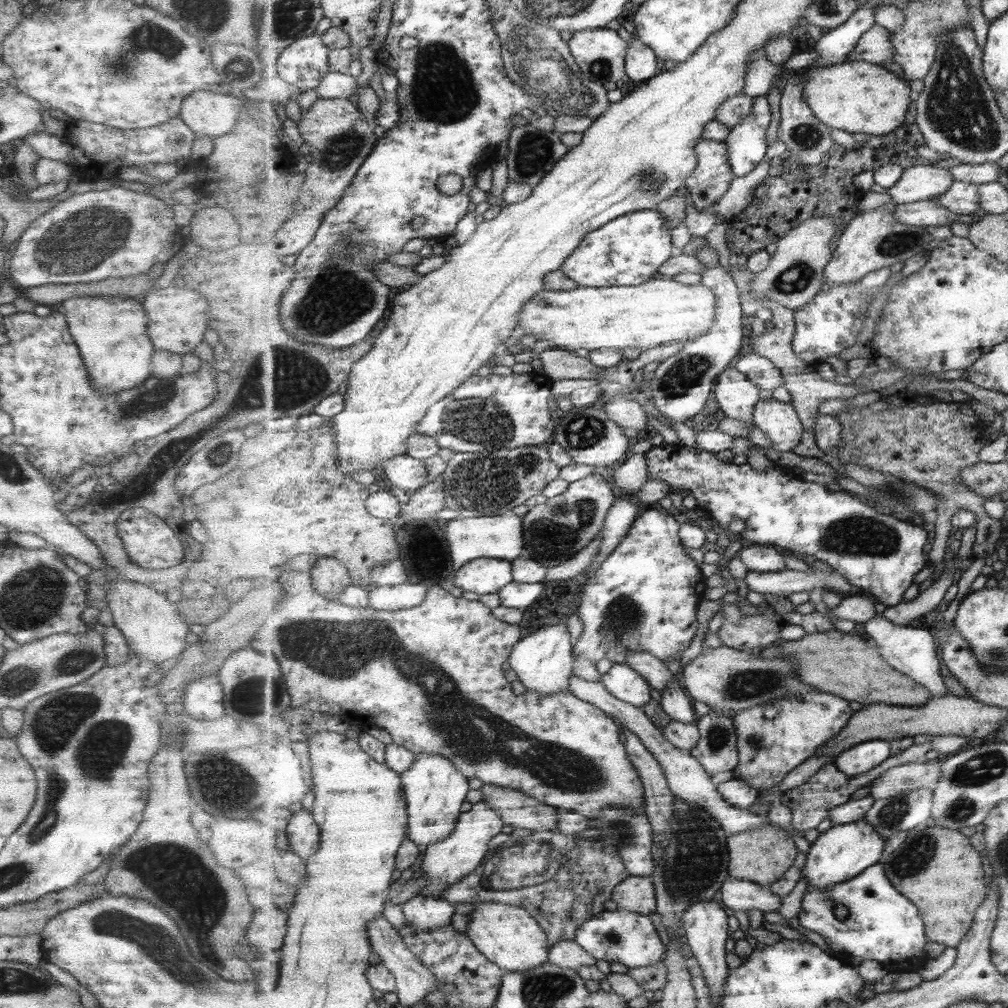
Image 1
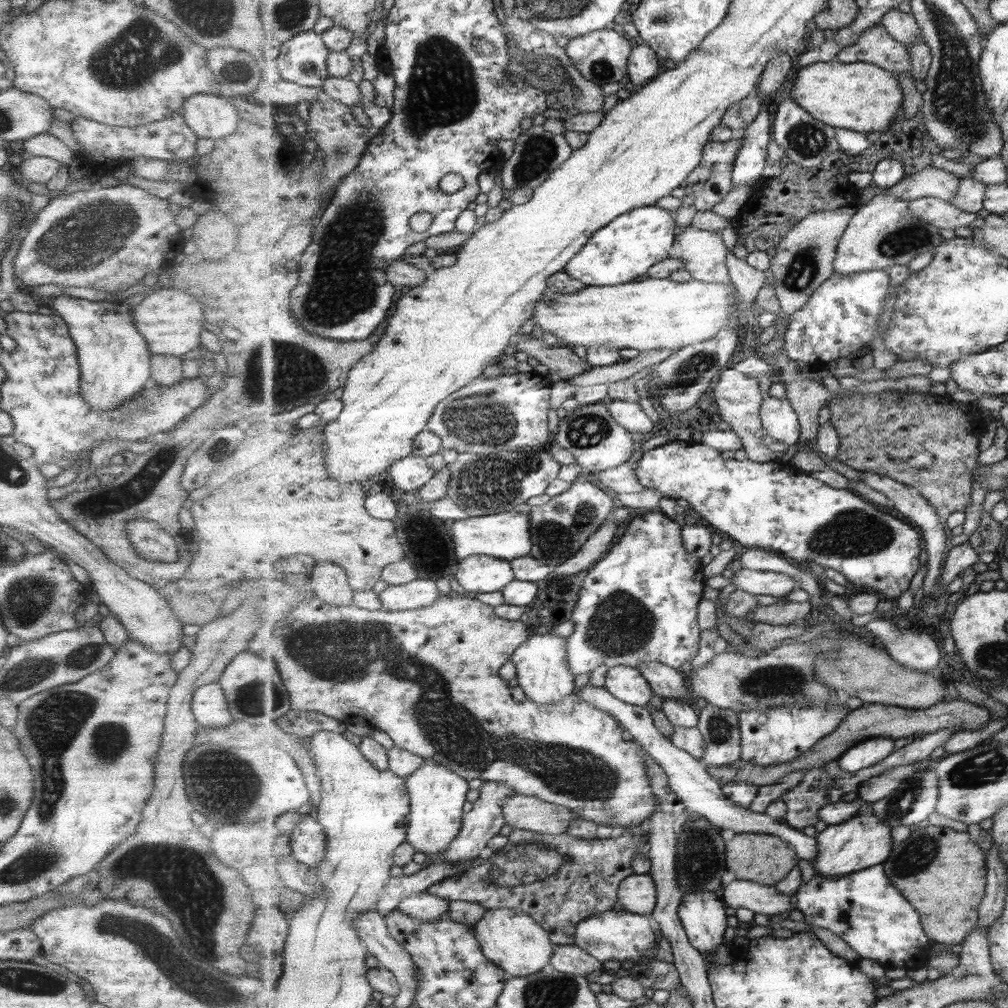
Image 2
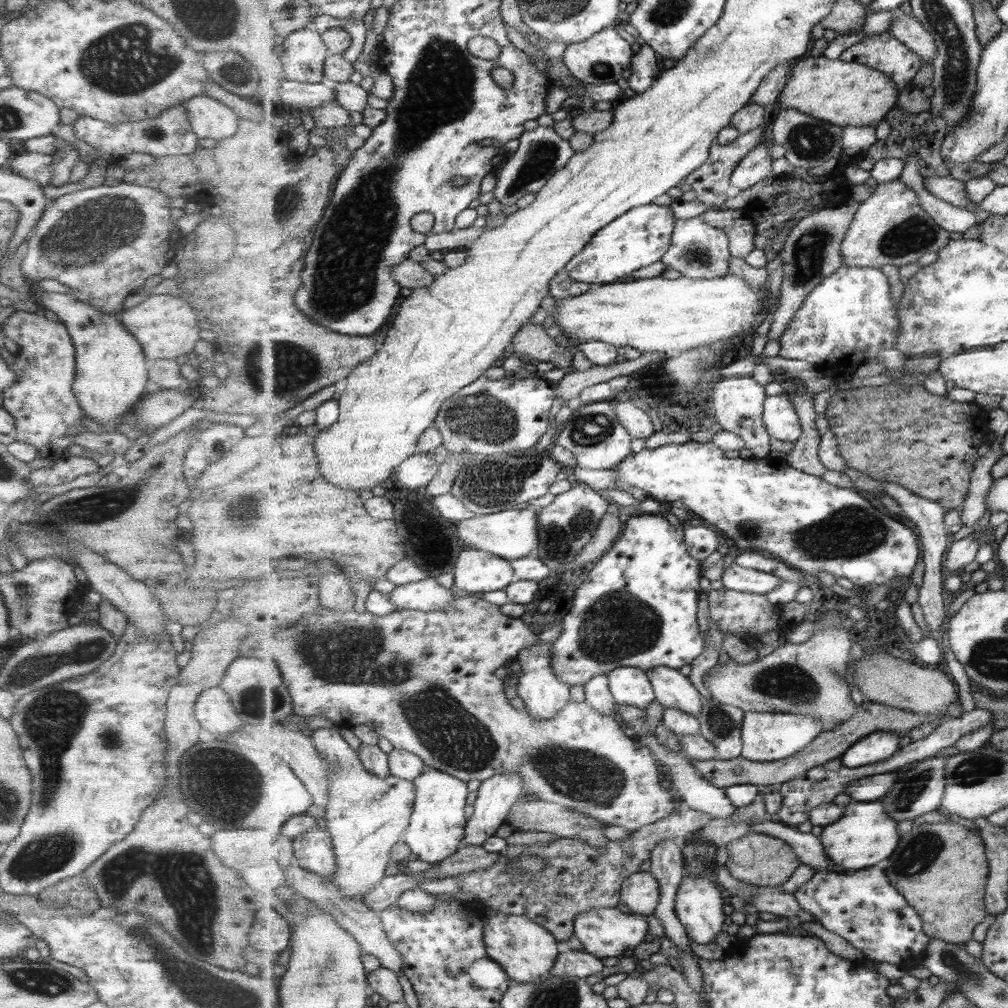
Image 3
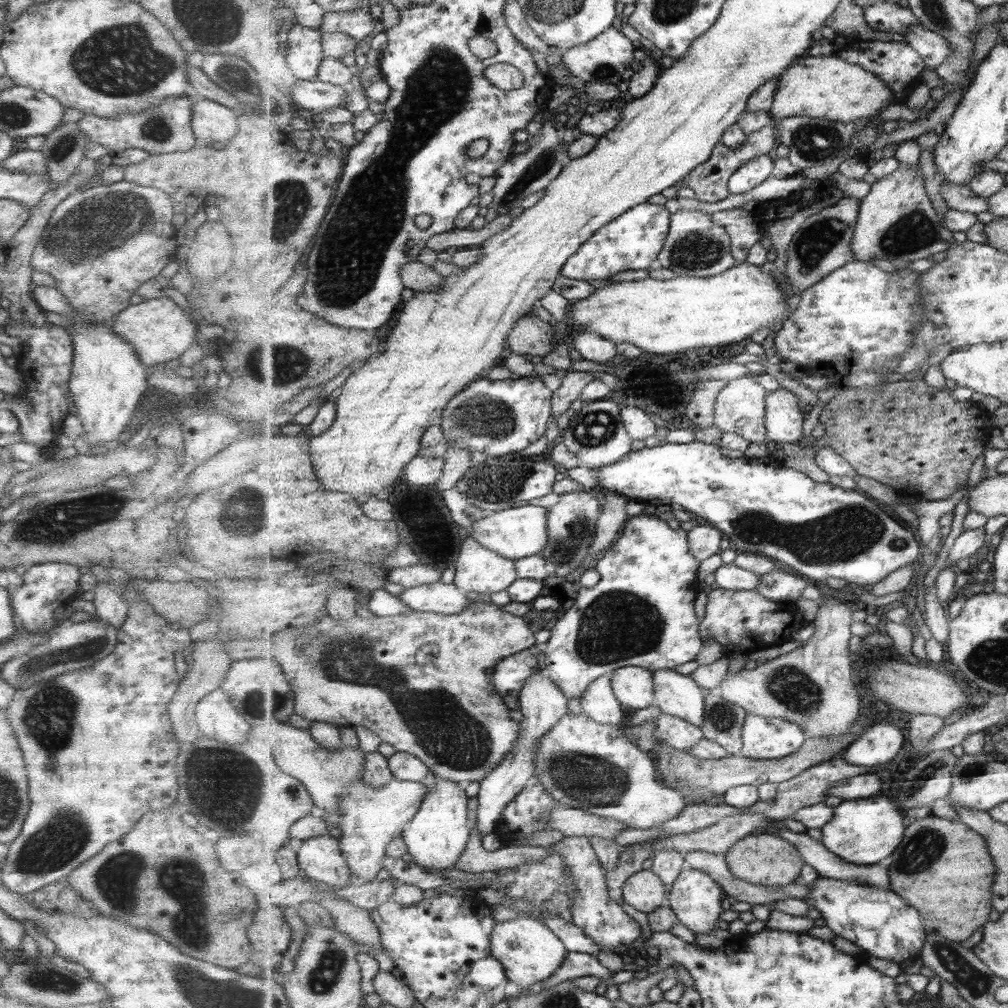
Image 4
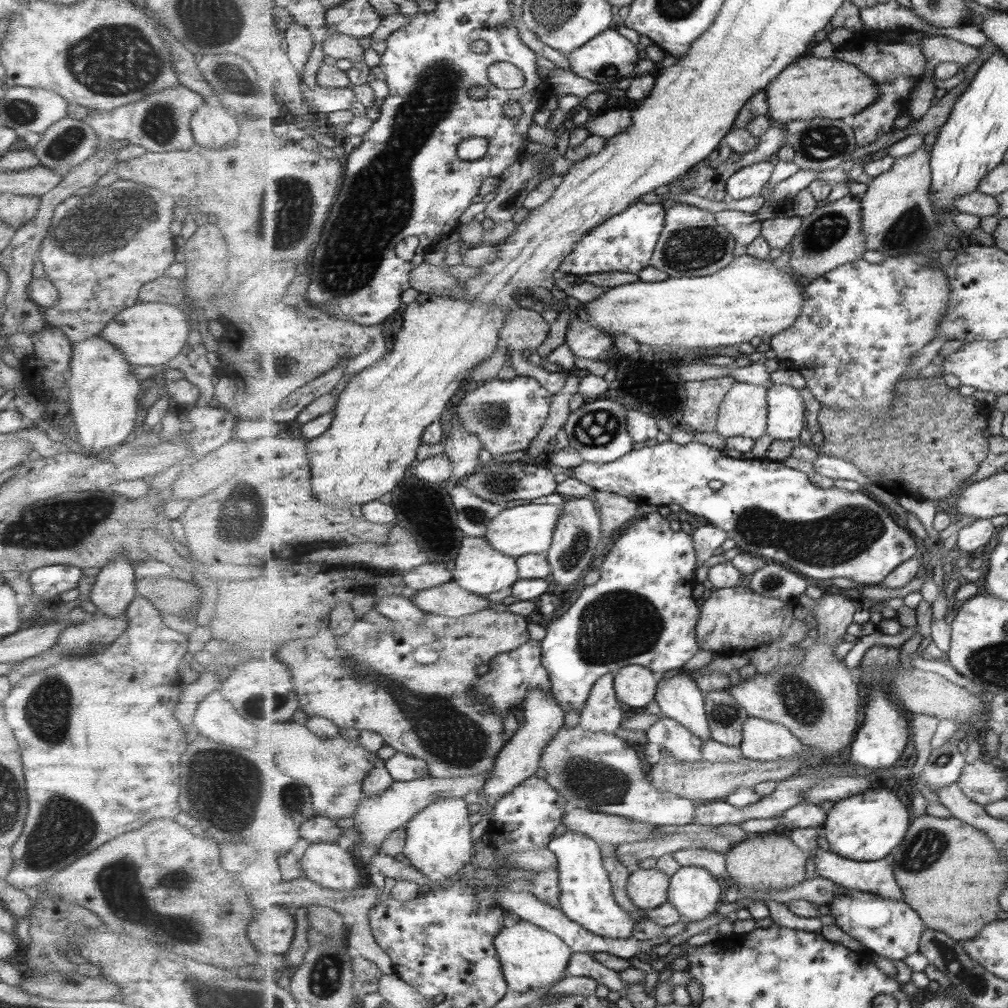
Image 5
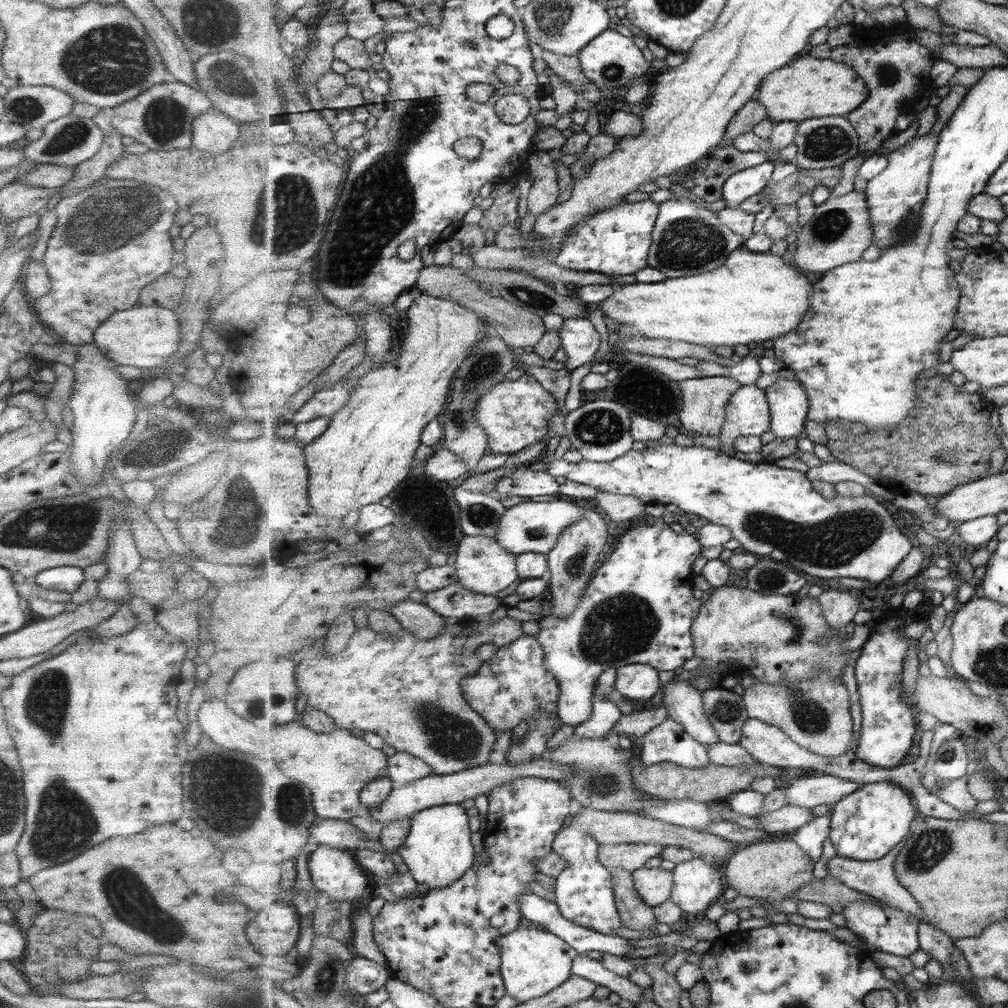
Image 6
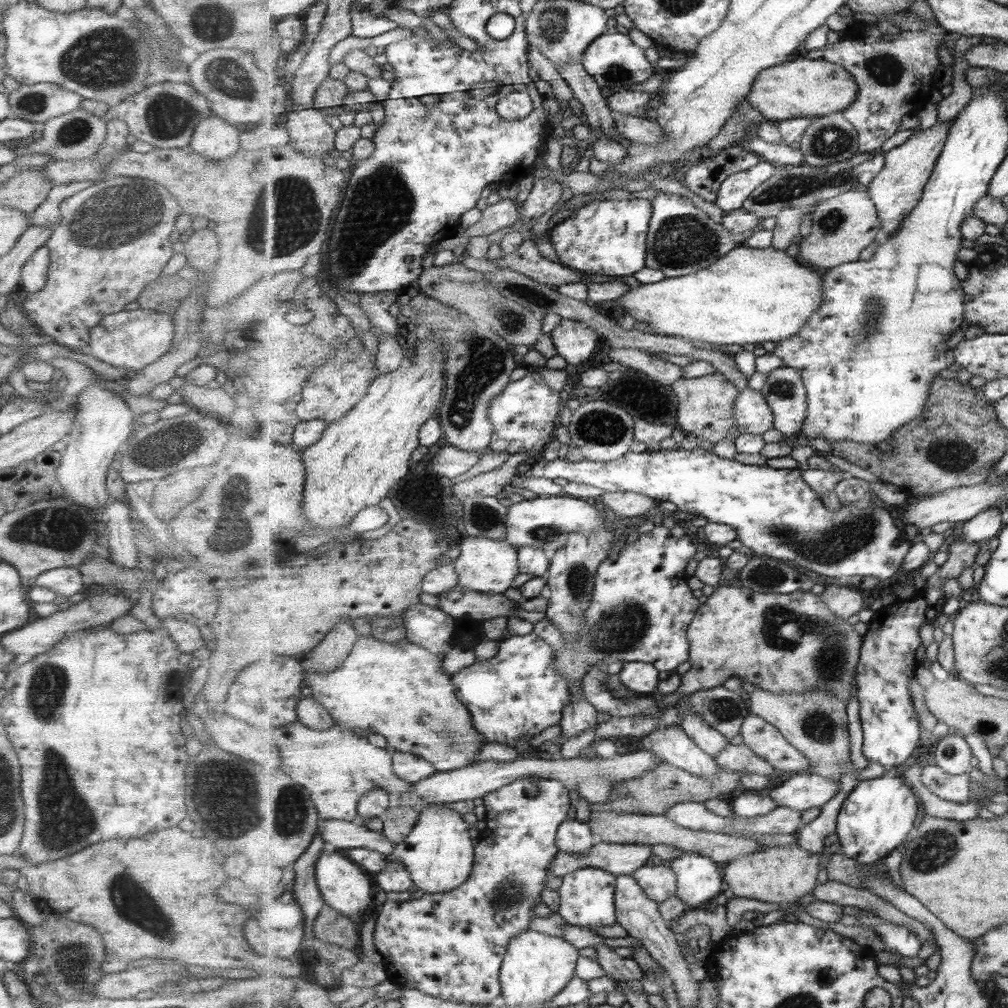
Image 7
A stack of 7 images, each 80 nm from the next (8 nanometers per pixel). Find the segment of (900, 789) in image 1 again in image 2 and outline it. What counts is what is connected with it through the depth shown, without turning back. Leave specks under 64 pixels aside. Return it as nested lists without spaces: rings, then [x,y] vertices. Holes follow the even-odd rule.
[[[909,764],[889,770],[885,774],[871,777],[869,780],[863,781],[856,790],[858,799],[862,799],[869,804],[883,800],[883,798],[891,796],[907,778],[916,775],[916,772],[915,766]]]

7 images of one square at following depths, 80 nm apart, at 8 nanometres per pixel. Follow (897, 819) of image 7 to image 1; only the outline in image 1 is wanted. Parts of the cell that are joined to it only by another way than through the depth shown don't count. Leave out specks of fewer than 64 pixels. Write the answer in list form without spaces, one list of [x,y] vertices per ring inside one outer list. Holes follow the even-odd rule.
[[[866,818],[851,824],[833,824],[812,844],[806,863],[801,868],[809,892],[811,889],[826,891],[836,884],[859,876],[868,868],[884,862],[886,838]]]

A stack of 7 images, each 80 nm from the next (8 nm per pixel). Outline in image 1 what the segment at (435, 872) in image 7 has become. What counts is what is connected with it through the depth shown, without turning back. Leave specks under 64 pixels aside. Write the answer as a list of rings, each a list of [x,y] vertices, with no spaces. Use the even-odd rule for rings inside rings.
[[[423,752],[418,754],[415,764],[401,774],[404,800],[408,801],[407,838],[429,847],[451,836],[460,818],[461,806],[469,794],[469,777],[457,770],[447,756]]]

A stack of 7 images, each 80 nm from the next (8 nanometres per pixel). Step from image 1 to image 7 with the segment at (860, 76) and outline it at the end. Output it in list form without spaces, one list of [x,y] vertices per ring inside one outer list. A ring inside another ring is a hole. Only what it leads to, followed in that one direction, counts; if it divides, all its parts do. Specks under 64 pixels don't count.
[[[797,58],[769,68],[755,80],[747,102],[755,107],[766,121],[781,122],[797,118],[821,118],[833,112],[844,113],[859,98],[859,85],[853,74],[832,61]]]

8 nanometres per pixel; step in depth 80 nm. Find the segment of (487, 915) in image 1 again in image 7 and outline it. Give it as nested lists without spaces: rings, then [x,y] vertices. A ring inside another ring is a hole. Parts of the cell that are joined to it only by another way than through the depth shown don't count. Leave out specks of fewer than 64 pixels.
[[[529,929],[511,939],[500,972],[501,1001],[506,1007],[541,1007],[563,992],[576,977],[579,948],[563,937]]]

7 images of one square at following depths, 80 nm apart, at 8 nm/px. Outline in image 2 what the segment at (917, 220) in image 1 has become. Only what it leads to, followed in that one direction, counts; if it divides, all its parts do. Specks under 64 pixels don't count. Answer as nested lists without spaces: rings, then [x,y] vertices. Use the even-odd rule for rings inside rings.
[[[924,196],[910,203],[912,213],[920,219],[929,221],[937,228],[949,228],[957,230],[961,226],[974,228],[980,223],[980,217],[975,212],[969,212],[937,197]]]

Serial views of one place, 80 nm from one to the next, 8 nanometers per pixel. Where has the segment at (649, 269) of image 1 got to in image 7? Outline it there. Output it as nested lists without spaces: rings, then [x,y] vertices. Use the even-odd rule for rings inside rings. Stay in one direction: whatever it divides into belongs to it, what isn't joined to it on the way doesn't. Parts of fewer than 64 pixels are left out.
[[[648,199],[593,201],[581,207],[571,219],[549,230],[550,242],[560,262],[572,269],[590,274],[603,274],[603,276],[631,276],[646,267],[648,230],[652,222],[652,214],[652,201]]]

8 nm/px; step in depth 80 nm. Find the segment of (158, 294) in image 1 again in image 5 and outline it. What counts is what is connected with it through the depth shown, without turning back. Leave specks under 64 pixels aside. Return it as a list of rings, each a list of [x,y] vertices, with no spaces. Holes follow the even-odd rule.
[[[159,302],[136,303],[117,312],[98,336],[118,350],[130,366],[159,366],[183,348],[189,334],[189,323],[179,306]]]

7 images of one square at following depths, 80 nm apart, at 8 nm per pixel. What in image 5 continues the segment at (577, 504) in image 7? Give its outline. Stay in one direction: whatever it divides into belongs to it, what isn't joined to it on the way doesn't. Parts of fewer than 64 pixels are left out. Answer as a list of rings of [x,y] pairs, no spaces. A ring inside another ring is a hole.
[[[527,503],[505,508],[503,513],[493,518],[487,527],[487,535],[479,534],[485,538],[499,552],[513,558],[539,554],[547,555],[552,548],[553,534],[557,529],[557,521],[563,515],[564,508],[557,504]]]

